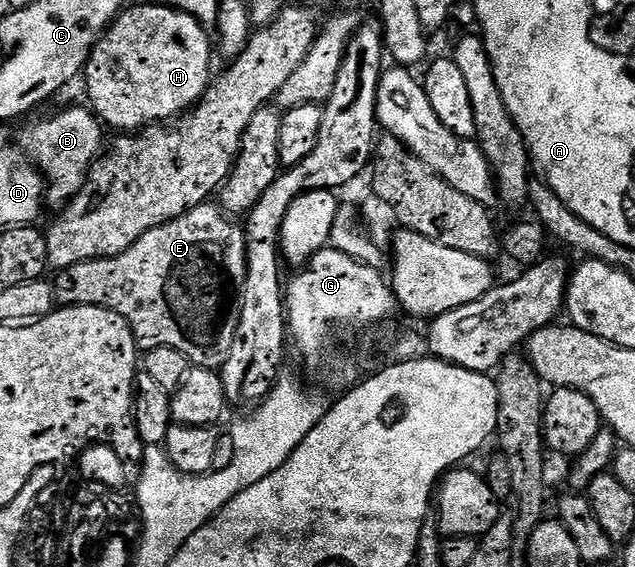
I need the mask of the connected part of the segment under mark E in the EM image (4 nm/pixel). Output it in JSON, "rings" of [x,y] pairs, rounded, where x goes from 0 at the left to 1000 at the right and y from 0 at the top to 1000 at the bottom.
{"rings":[[[321,358],[304,365],[296,376],[272,386],[266,393],[249,397],[235,407],[228,407],[228,414],[222,414],[222,422],[216,422],[216,429],[209,429],[209,436],[203,436],[191,450],[146,457],[134,464],[121,464],[107,474],[91,476],[85,483],[87,489],[83,489],[88,533],[99,541],[109,538],[151,538],[161,545],[176,545],[180,552],[191,556],[203,570],[220,617],[230,619],[247,612],[266,612],[268,616],[285,619],[285,626],[291,626],[302,646],[315,651],[350,653],[354,633],[361,633],[361,619],[367,619],[367,605],[370,603],[373,577],[380,563],[383,508],[389,490],[389,413],[381,395],[369,397],[362,388],[369,390],[343,360]]]}

